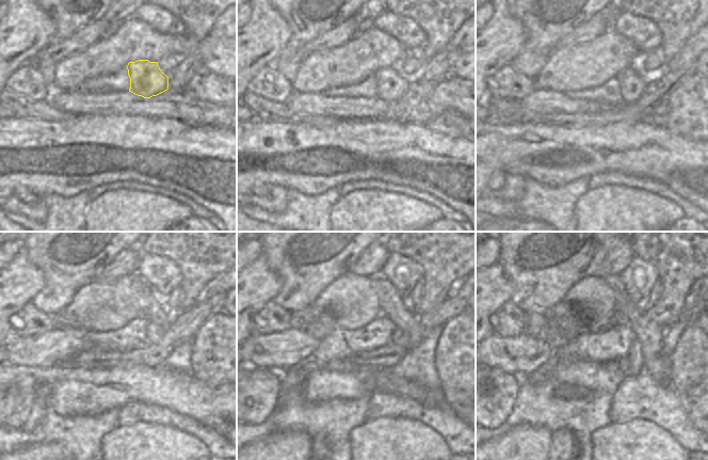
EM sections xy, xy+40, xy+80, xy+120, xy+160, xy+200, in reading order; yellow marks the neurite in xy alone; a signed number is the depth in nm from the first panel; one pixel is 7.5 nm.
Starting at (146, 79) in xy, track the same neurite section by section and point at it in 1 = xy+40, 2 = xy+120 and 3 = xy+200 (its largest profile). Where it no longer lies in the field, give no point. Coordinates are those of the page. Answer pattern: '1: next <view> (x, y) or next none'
1: next xy+40 (391, 85)
2: next xy+120 (155, 332)
3: next xy+200 (633, 362)

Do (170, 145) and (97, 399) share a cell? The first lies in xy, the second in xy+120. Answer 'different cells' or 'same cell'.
same cell

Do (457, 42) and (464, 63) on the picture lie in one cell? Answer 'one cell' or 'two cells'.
two cells

